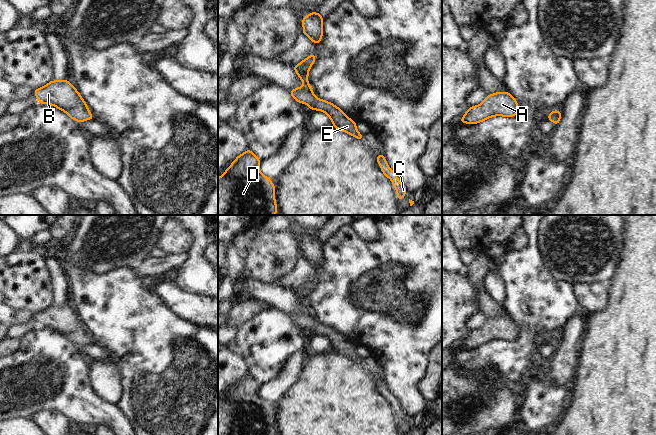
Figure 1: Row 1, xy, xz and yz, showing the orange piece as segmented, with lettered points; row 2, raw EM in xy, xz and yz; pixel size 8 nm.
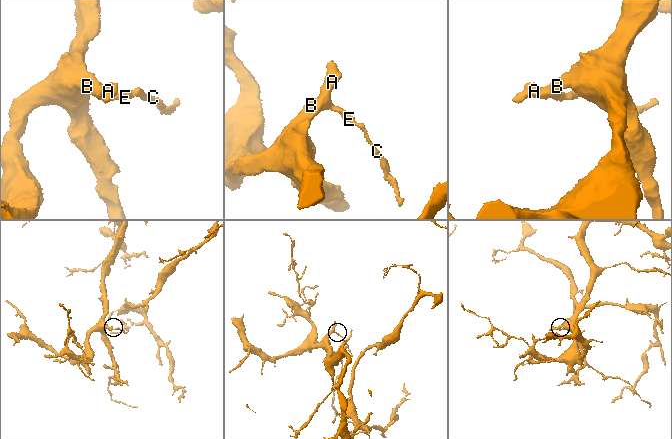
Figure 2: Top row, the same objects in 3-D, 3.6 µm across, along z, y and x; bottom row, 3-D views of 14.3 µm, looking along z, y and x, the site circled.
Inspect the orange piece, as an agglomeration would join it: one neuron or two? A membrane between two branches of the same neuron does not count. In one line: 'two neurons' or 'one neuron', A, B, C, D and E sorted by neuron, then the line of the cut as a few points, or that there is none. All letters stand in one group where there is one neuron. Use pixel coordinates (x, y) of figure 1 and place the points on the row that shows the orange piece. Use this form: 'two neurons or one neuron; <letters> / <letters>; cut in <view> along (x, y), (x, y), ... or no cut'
one neuron; A B C D E; no cut

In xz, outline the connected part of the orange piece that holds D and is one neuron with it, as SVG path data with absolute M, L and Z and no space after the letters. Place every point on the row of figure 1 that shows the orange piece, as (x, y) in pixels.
M248 149L218 178L218 215L275 215L275 185L259 171L261 160Z

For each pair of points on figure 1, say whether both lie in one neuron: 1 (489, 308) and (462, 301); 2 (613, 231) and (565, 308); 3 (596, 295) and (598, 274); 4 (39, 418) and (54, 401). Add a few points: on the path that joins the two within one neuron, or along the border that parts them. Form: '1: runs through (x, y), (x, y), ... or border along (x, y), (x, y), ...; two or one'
1: border along (471, 282), (475, 290), (475, 302), (478, 310); two
2: border along (551, 273), (556, 279), (569, 282), (572, 285); two
3: border along (608, 281), (576, 282), (574, 284); two
4: border along (30, 418), (41, 411), (56, 410), (68, 419); two

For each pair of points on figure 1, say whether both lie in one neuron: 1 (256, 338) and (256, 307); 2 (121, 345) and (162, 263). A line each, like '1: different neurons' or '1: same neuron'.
1: different neurons
2: different neurons

